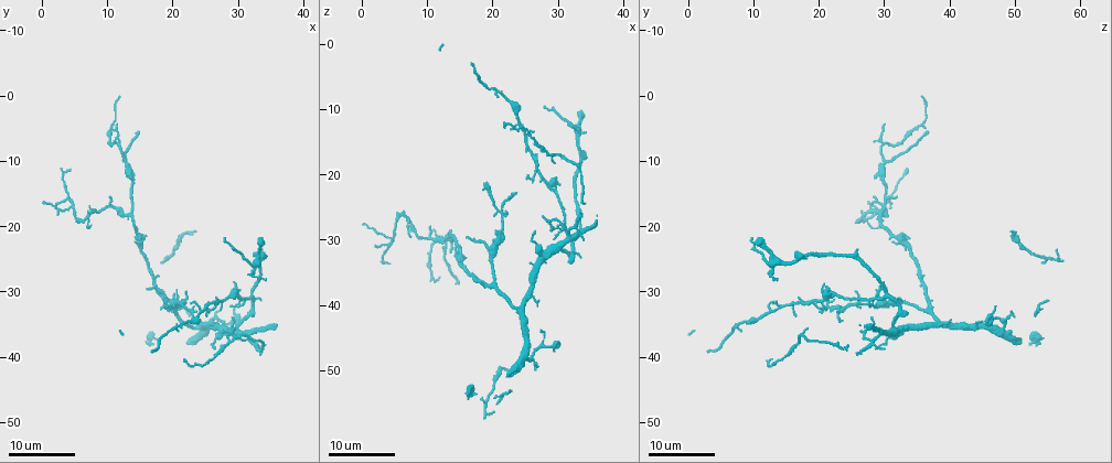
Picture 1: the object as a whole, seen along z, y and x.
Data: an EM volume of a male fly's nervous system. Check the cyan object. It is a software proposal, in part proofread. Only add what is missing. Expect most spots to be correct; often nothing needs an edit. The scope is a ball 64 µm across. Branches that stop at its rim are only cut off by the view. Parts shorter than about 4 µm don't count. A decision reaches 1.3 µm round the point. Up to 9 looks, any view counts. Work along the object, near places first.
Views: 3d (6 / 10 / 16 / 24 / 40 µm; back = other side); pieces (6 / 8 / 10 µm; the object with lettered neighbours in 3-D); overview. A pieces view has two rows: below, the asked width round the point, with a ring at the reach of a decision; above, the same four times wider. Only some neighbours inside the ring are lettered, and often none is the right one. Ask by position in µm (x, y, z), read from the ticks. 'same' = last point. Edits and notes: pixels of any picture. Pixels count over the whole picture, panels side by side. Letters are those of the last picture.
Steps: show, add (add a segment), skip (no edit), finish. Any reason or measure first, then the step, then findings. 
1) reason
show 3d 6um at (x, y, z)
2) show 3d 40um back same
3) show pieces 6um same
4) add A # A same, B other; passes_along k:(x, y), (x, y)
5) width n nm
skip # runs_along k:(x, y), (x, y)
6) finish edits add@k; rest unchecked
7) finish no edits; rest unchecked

free end
show 3d 16um at (23.5, 20.5, 49.5)

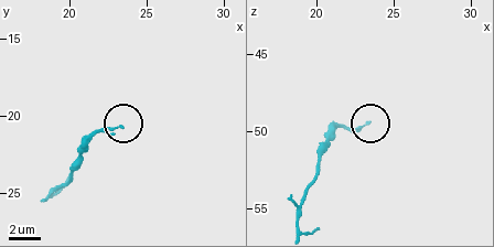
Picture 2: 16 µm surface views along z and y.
see the neighbours
show pieces 10um at (23.6, 20.8, 49.4)

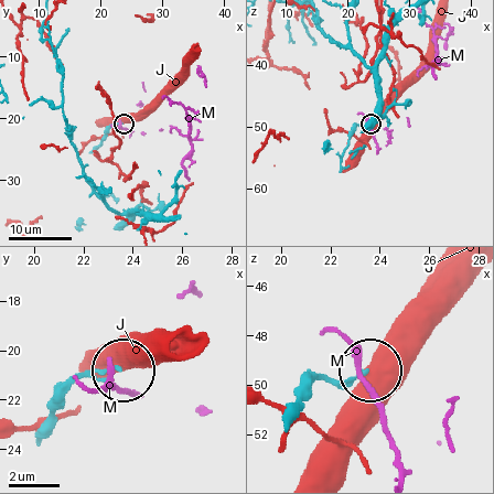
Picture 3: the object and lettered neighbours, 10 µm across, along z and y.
skip # J other, M other; none of them fits

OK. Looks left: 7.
tapers out
show 3d 24um at (16.0, 29.5, 30.0)

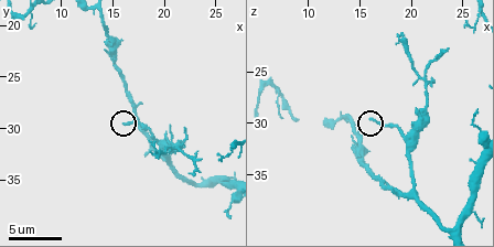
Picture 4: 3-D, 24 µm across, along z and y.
show pieces 10um at (16.0, 29.4, 29.6)

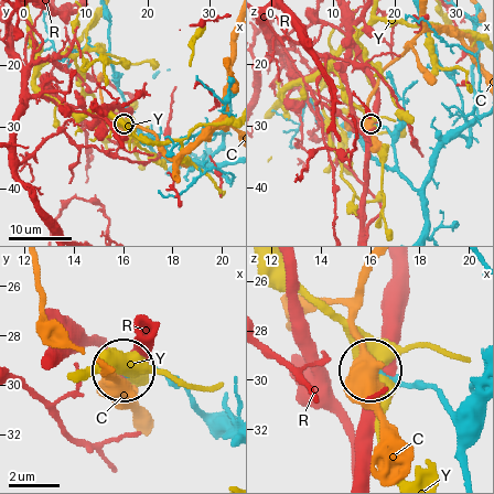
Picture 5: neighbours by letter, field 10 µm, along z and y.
skip # C other, R other, Y other; no lettered segment goes on from it

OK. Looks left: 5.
branch stops here
show 3d 16um at (14.5, 6.0, 36.5)

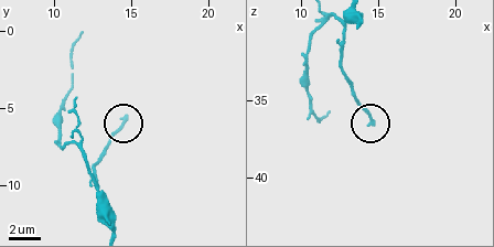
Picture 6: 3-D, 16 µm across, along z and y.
show pieces 8um at (14.6, 5.6, 36.6)

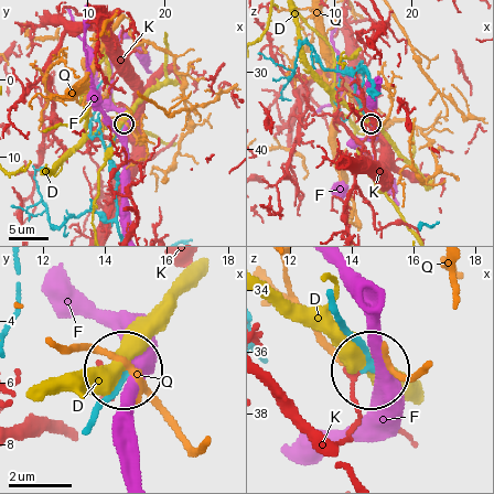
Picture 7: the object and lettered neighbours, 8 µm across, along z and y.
skip # D other, F other, K other, Q other; runs_along 7:(335, 315), (369, 367); none of them fits

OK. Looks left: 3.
end of a long branch
show 3d 24um at (27.5, 21.5, 10.0)

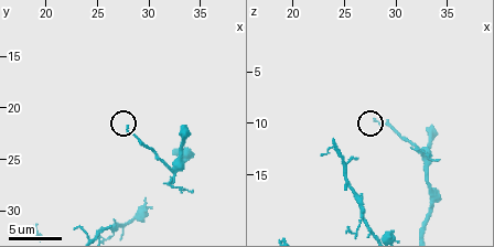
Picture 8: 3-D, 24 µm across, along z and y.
show pieces 6um at (28.0, 21.6, 9.8)

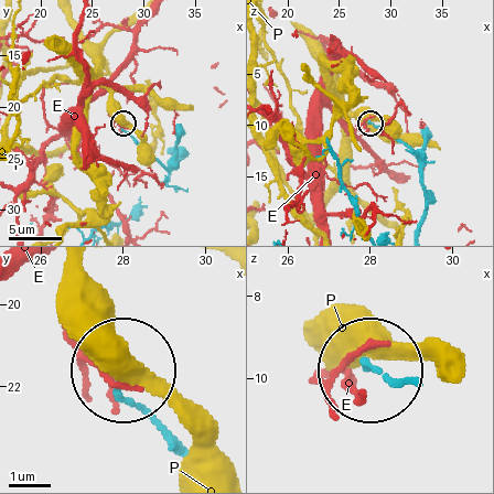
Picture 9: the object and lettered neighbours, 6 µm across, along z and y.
skip # E other, P other; no lettered segment goes on from it

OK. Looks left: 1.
finish no edits; rest unchecked

